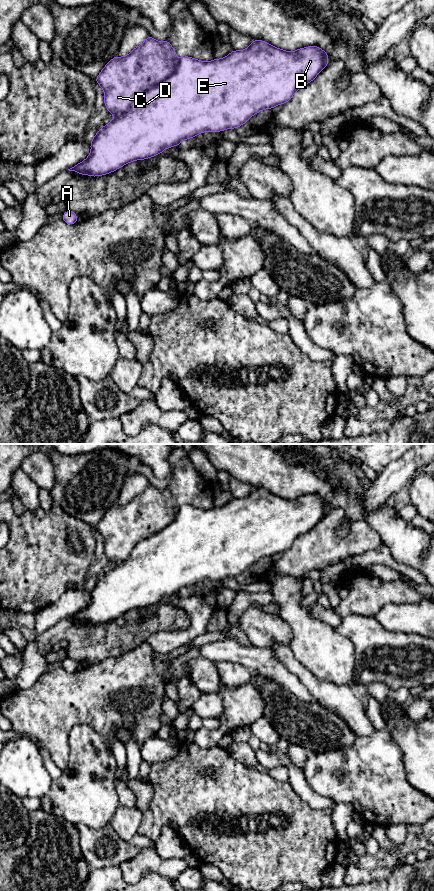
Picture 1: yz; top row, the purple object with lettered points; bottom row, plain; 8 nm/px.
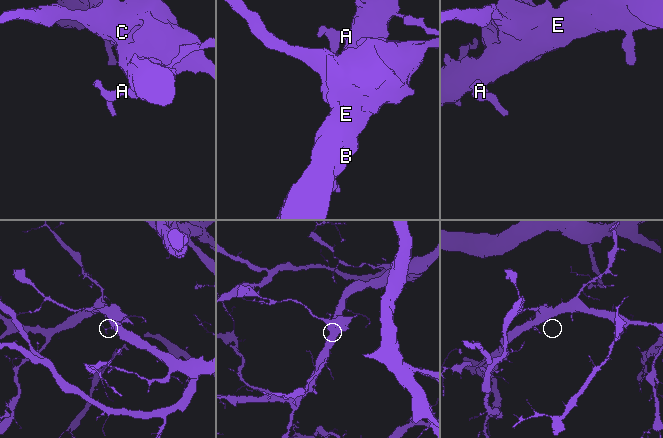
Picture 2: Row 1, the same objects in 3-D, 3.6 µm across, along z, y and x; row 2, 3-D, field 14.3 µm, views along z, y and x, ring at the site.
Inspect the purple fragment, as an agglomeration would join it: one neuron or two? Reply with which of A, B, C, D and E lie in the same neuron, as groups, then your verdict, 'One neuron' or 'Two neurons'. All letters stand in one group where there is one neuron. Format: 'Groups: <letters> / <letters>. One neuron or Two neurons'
Groups: A B D E / C. Two neurons

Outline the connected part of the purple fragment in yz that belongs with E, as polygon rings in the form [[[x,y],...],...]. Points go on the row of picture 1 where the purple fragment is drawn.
[[[253,40],[251,45],[232,52],[222,59],[210,62],[183,56],[176,70],[164,81],[140,93],[123,114],[100,128],[90,142],[91,153],[79,164],[68,169],[92,177],[109,174],[136,160],[148,159],[166,148],[180,145],[185,139],[193,138],[205,131],[221,132],[245,124],[249,118],[264,109],[272,109],[287,103],[294,93],[313,81],[329,63],[328,53],[318,46],[308,46],[288,52],[262,40]]]

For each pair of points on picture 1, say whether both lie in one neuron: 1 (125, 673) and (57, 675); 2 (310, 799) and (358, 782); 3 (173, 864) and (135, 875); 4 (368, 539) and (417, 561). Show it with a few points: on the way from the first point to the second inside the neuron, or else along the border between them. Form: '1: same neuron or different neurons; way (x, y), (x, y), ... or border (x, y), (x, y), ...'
1: same neuron; way (108, 680), (74, 680)
2: different neurons; border (305, 778), (316, 792), (330, 797), (337, 804)
3: same neuron; way (164, 865), (144, 866)
4: different neurons; border (368, 523), (382, 542)

